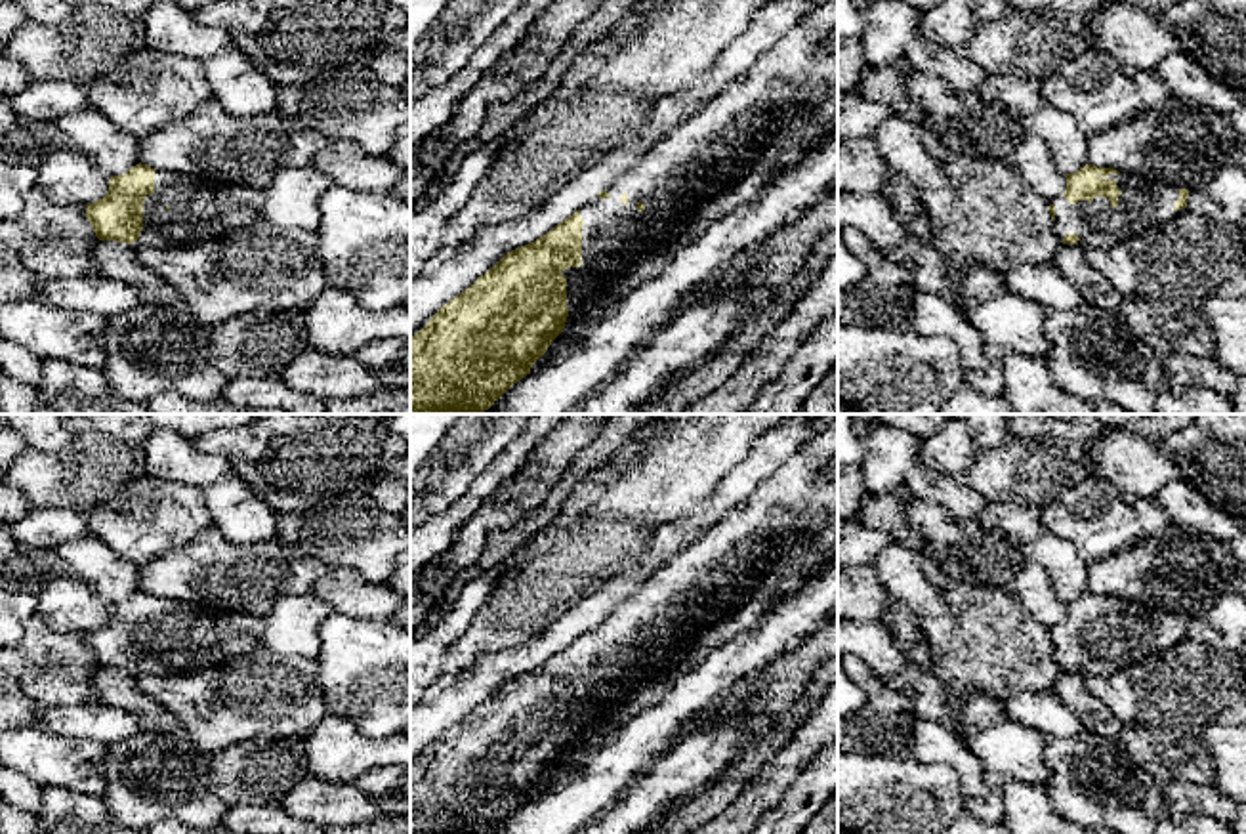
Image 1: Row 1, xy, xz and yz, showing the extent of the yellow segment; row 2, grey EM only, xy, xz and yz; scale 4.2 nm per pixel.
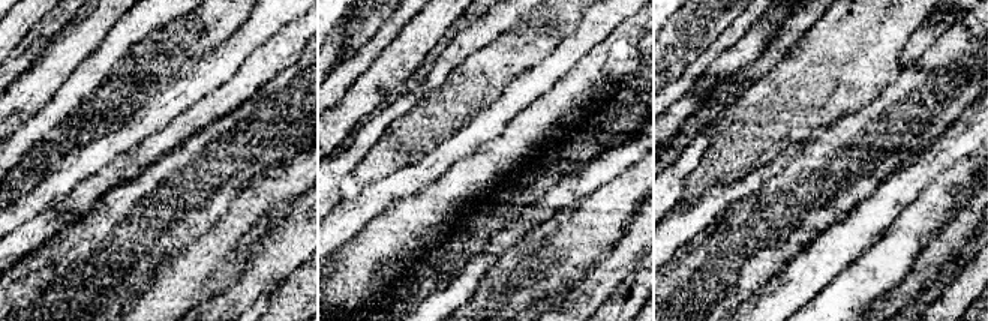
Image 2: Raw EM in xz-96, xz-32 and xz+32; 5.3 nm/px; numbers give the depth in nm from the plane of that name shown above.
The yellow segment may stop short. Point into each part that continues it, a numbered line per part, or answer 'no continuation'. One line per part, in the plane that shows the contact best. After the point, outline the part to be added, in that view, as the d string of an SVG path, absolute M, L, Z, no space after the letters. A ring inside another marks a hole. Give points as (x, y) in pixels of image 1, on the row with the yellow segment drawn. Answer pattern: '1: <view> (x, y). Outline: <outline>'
1: xz (733, 132). Outline: M824 0L798 19L698 113L616 176L605 187L609 198L597 197L578 208L584 219L582 265L561 271L567 279L569 317L590 305L607 281L677 239L706 197L752 168L769 166L767 153L780 141L792 118L820 99L830 86L838 86L838 0Z

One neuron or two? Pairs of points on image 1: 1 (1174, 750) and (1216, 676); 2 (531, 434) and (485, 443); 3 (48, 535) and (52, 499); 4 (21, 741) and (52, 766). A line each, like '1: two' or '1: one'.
1: one
2: two
3: two
4: one

